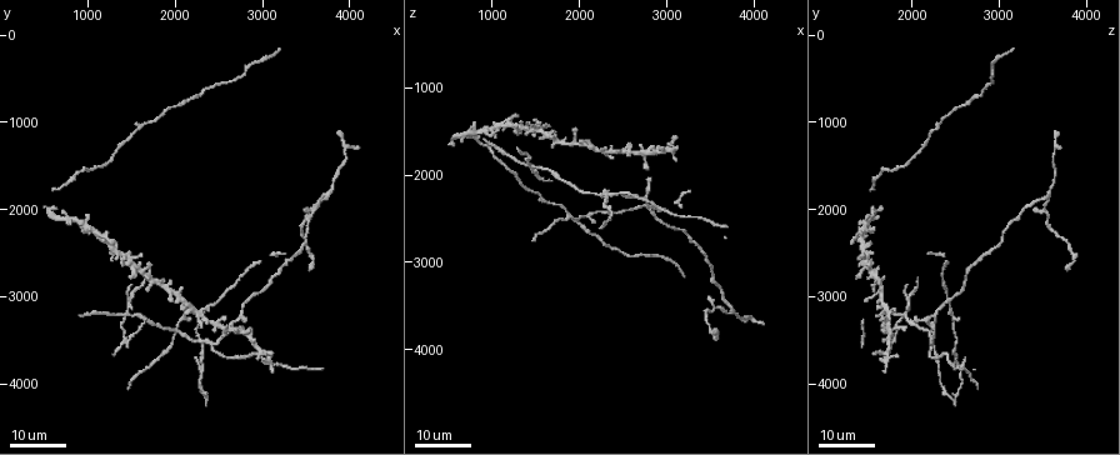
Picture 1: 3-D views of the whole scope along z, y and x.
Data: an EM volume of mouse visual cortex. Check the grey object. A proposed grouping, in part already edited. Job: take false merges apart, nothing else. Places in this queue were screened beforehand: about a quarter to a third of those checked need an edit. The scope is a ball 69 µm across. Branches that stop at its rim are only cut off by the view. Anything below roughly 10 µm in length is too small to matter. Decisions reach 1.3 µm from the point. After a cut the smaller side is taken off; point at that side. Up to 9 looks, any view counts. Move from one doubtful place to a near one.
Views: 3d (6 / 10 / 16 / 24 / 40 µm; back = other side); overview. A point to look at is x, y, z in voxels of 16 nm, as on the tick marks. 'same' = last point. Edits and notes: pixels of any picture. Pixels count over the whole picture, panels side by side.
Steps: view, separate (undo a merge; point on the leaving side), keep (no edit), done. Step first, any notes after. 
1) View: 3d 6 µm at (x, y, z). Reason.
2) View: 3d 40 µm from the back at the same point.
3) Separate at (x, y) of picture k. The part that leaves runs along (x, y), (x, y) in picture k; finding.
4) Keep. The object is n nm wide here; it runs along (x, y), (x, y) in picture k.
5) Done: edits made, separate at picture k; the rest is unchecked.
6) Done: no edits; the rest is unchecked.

View: 3d 24 µm at (1400, 3200, 1900). Four arms meet.

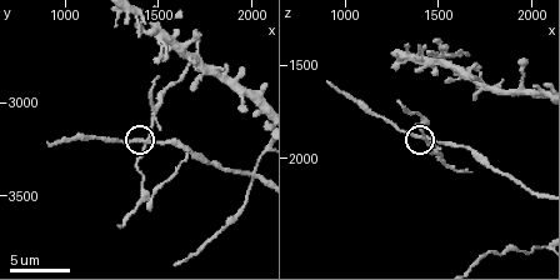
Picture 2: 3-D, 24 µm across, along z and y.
View: 3d 10 µm at (1420, 3240, 1900).

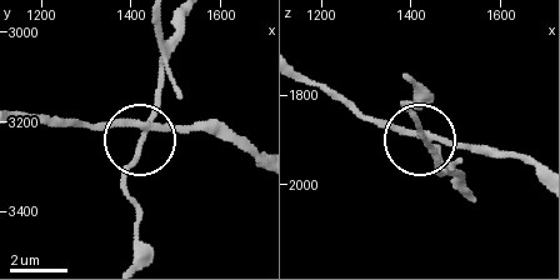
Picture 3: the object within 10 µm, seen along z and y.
Separate at (159, 101) of picture 3. The part that leaves runs along (143, 130), (140, 149), (121, 178), (136, 214), (136, 256) in picture 3; two cells meet here.

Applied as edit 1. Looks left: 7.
View: overview.

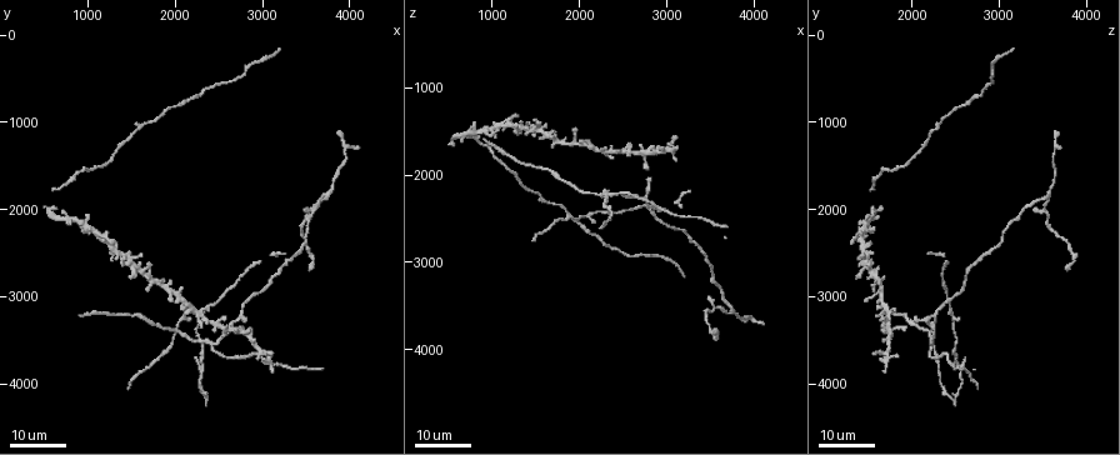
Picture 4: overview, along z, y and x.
View: 3d 24 µm at (1650, 2750, 1550). Four or more arms meet.

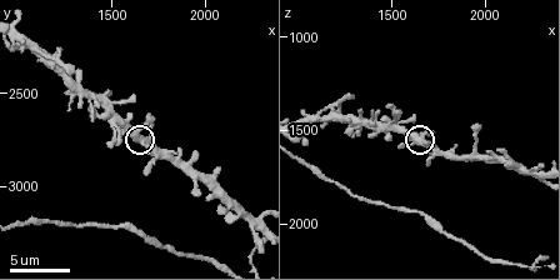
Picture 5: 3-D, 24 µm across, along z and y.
View: 3d 10 µm at (1640, 2740, 1540).

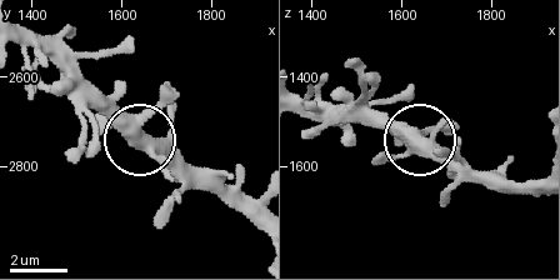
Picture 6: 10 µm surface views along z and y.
Keep. The object is 460 nm wide here; all the same cell.

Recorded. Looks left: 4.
View: 3d 16 µm at (2750, 3250, 2250).

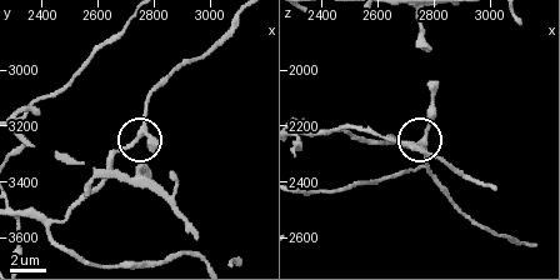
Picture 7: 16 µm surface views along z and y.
View: 3d 6 µm at the same point.

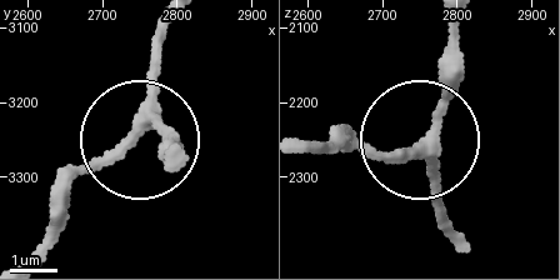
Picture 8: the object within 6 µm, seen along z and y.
Keep. The object is 260 nm wide here; it runs along (460, 28), (460, 75), (424, 143), (376, 159), (333, 139) in picture 8; one cell here.

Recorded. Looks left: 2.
View: 3d 16 µm at (3750, 1850, 3600). Three arms meet.

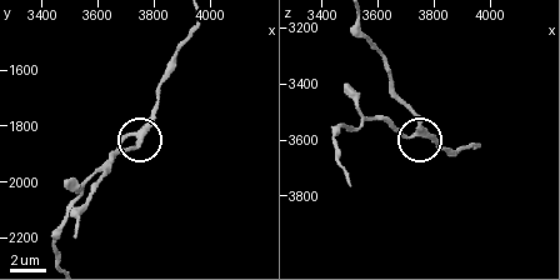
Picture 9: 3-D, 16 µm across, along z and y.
View: 3d 10 µm at (3730, 1830, 3570).

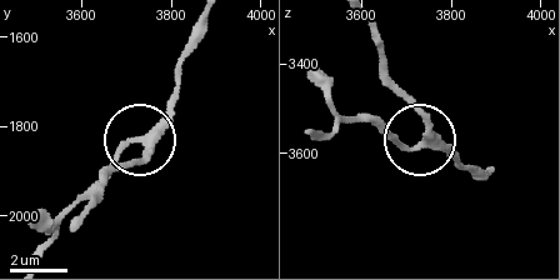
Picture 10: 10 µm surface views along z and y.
Keep. The side arm is 14 µm long; it runs along (83, 215), (109, 174), (145, 153), (143, 136), (174, 95) in picture 10; continuous, no second cell.

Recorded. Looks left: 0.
Done: edits made, separate at picture 3; the rest is unchecked.

